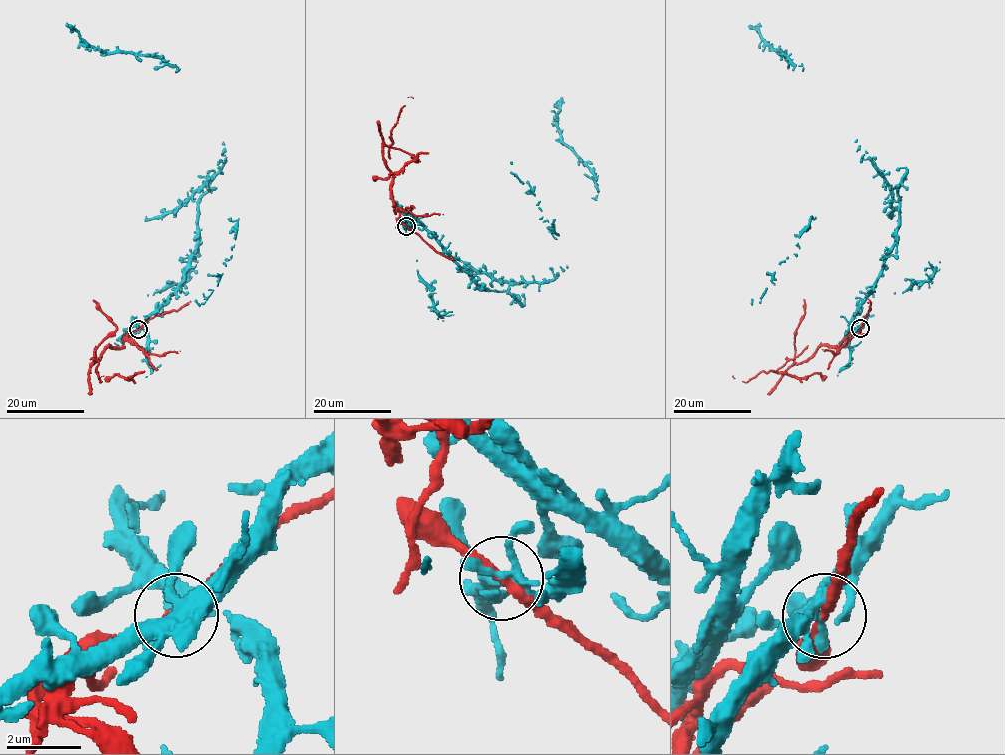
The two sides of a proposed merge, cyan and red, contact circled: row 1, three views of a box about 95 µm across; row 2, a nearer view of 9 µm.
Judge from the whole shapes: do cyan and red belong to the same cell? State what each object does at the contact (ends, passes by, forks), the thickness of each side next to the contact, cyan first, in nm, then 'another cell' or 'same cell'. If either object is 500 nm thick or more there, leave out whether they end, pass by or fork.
cyan forks there; red passes by; 240 nm thick on the cyan side, 280 nm on the other; another cell

